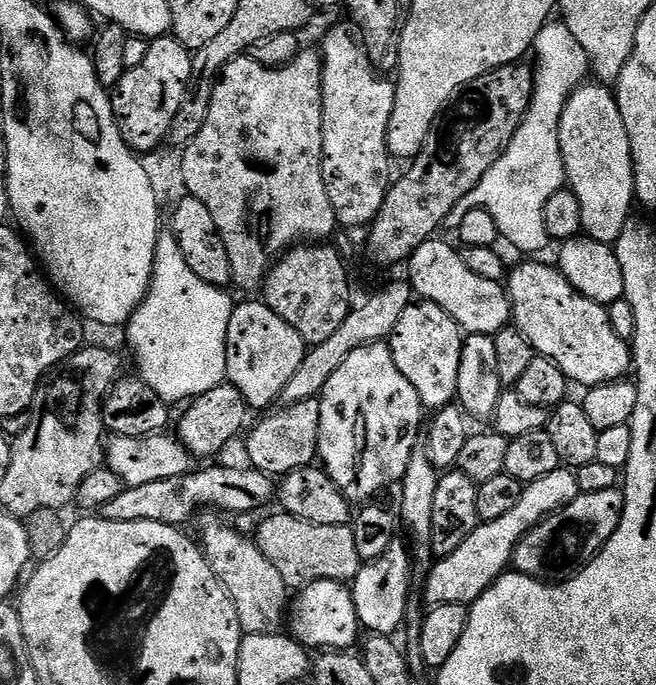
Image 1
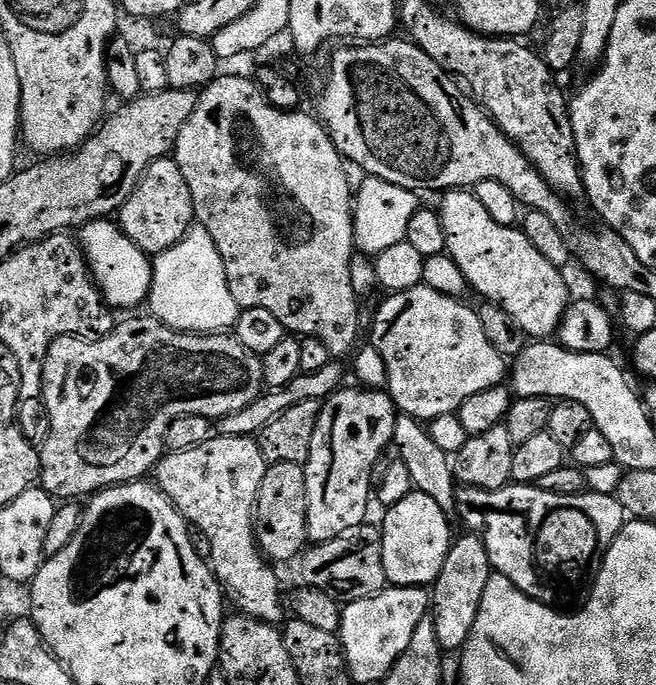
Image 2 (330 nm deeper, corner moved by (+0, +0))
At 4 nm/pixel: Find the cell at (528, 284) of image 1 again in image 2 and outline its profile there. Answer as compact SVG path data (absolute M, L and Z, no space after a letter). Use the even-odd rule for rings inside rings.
M449 190L443 193L442 199L444 200L438 205L440 213L440 221L442 222L442 230L446 230L446 238L448 239L448 246L446 252L452 257L454 262L458 264L458 268L462 270L465 275L465 280L468 283L469 289L472 292L476 291L478 295L484 296L483 298L489 304L500 304L502 310L506 310L506 314L511 314L513 318L518 321L518 326L522 326L522 330L530 338L552 338L557 335L560 323L564 317L564 311L568 308L570 303L570 295L568 296L568 284L564 281L565 273L561 269L555 268L550 262L546 262L546 258L542 258L542 254L538 254L538 250L534 250L534 246L530 246L530 238L526 238L526 234L516 226L507 228L498 222L494 222L494 218L490 218L490 214L486 214L482 202L478 202L475 191L472 190Z

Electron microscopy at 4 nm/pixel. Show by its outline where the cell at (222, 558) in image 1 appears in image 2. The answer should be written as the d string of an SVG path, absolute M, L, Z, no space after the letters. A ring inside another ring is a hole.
M216 434L212 439L202 442L202 446L194 446L194 450L165 451L156 463L154 483L164 491L166 498L170 498L172 505L183 514L189 525L212 543L208 548L209 553L207 552L210 567L216 573L216 581L224 589L227 599L231 603L233 600L243 615L267 624L279 625L285 619L286 600L280 597L280 580L272 569L275 567L269 563L256 542L258 490L262 490L262 478L266 478L268 466L268 459L262 454L260 441L256 436Z

